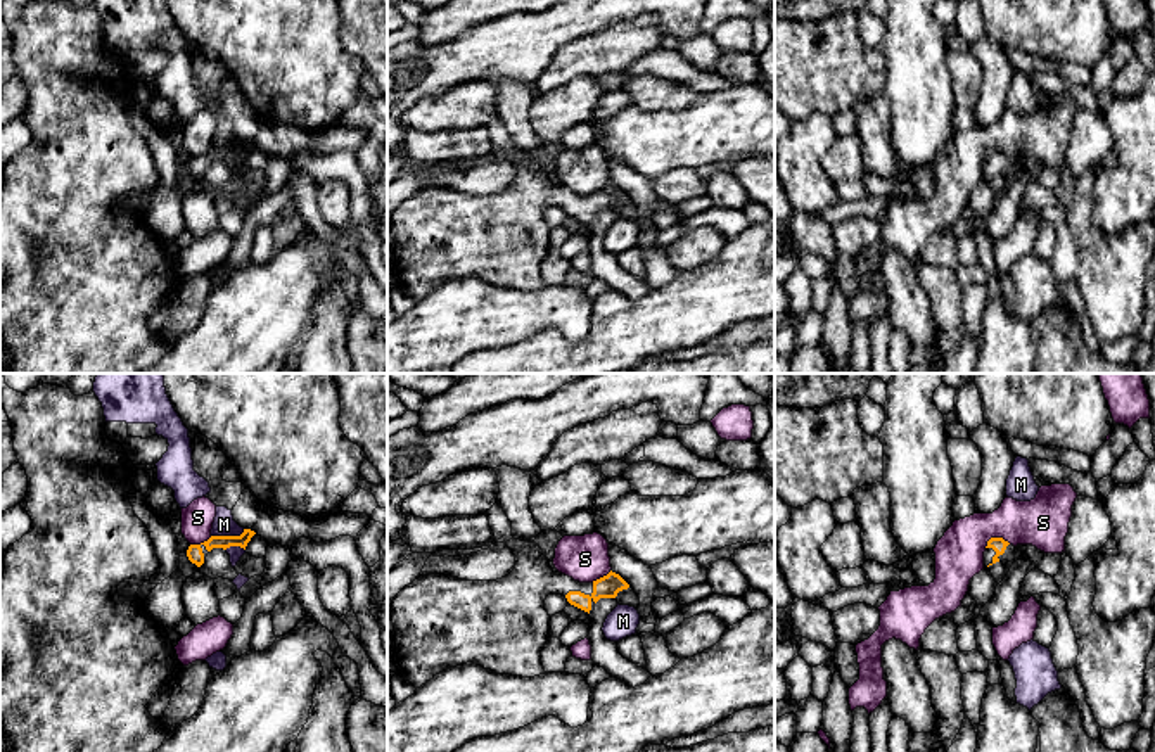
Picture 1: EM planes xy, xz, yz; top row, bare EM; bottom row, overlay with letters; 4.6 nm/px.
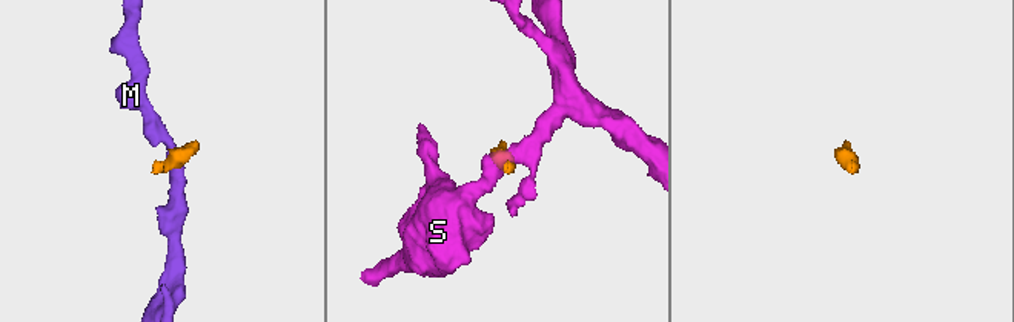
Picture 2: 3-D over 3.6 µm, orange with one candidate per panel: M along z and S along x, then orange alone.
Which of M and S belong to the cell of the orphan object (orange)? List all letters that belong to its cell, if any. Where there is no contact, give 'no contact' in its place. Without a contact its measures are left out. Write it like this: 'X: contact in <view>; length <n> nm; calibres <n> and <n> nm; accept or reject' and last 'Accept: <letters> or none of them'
M: contact in xy; length 160 nm; calibres 70 and 100 nm; reject
S: contact in yz; length 130 nm; calibres 70 and 240 nm; reject
Accept: none of them

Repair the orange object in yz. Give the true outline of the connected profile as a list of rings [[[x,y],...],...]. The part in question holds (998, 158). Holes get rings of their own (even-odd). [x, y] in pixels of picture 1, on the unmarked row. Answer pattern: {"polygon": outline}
{"polygon": [[[991,150],[987,154],[986,164],[984,164],[984,178],[989,180],[996,175],[1013,175],[1015,171],[1015,159],[1005,154],[1003,150]]]}

